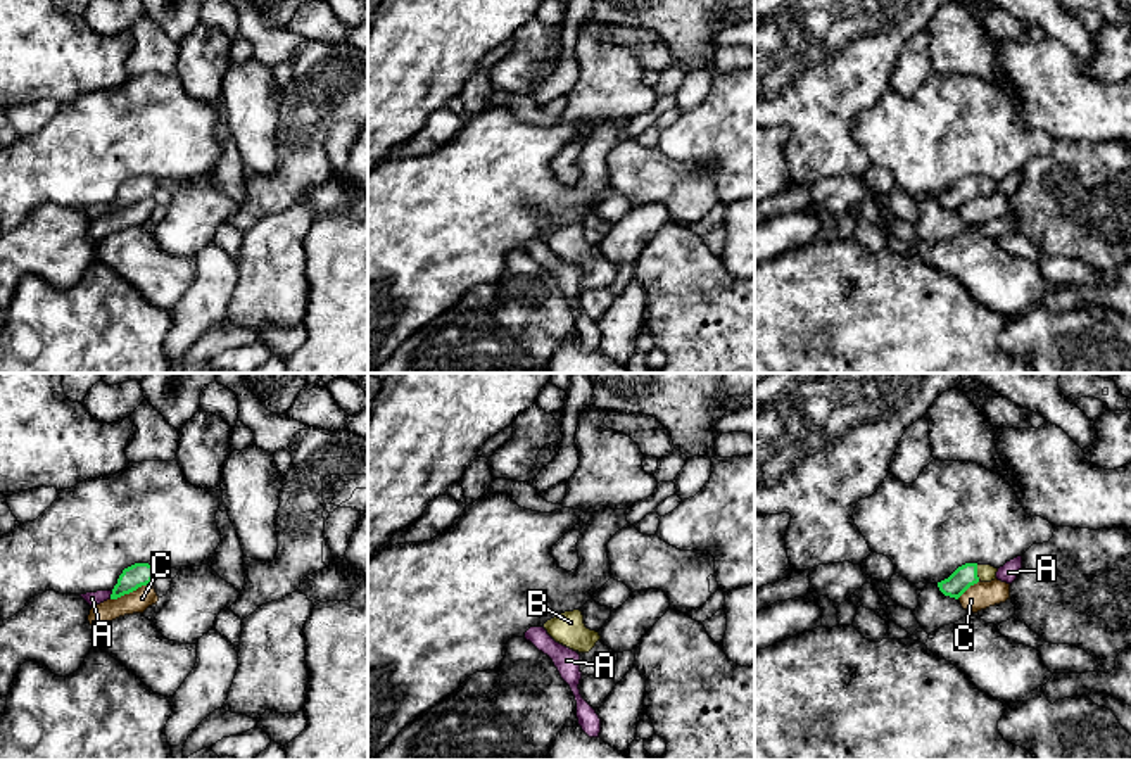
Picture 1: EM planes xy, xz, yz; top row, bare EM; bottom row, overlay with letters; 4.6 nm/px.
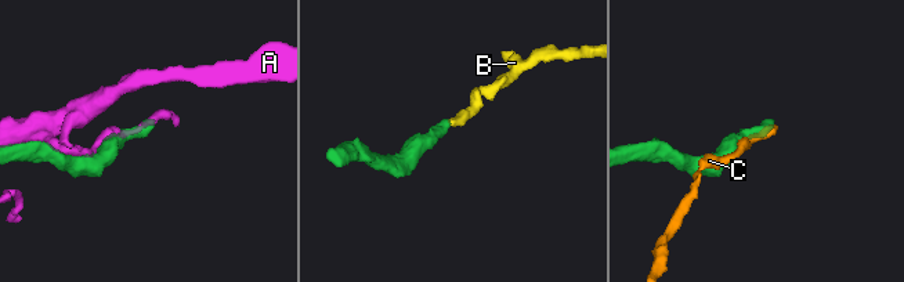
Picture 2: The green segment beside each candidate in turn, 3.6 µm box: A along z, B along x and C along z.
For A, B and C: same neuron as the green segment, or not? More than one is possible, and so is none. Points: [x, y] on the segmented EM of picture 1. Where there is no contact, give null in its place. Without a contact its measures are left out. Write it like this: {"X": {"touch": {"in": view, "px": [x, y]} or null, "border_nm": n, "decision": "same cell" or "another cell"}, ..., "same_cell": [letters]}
{"A": {"touch": {"in": "xy", "px": [111, 595]}, "border_nm": 40, "decision": "another cell"}, "B": {"touch": {"in": "yz", "px": [976, 572]}, "border_nm": 70, "decision": "same cell"}, "C": {"touch": {"in": "xy", "px": [130, 591]}, "border_nm": 220, "decision": "another cell"}, "same_cell": ["B"]}

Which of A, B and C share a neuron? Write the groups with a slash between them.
A / B / C

